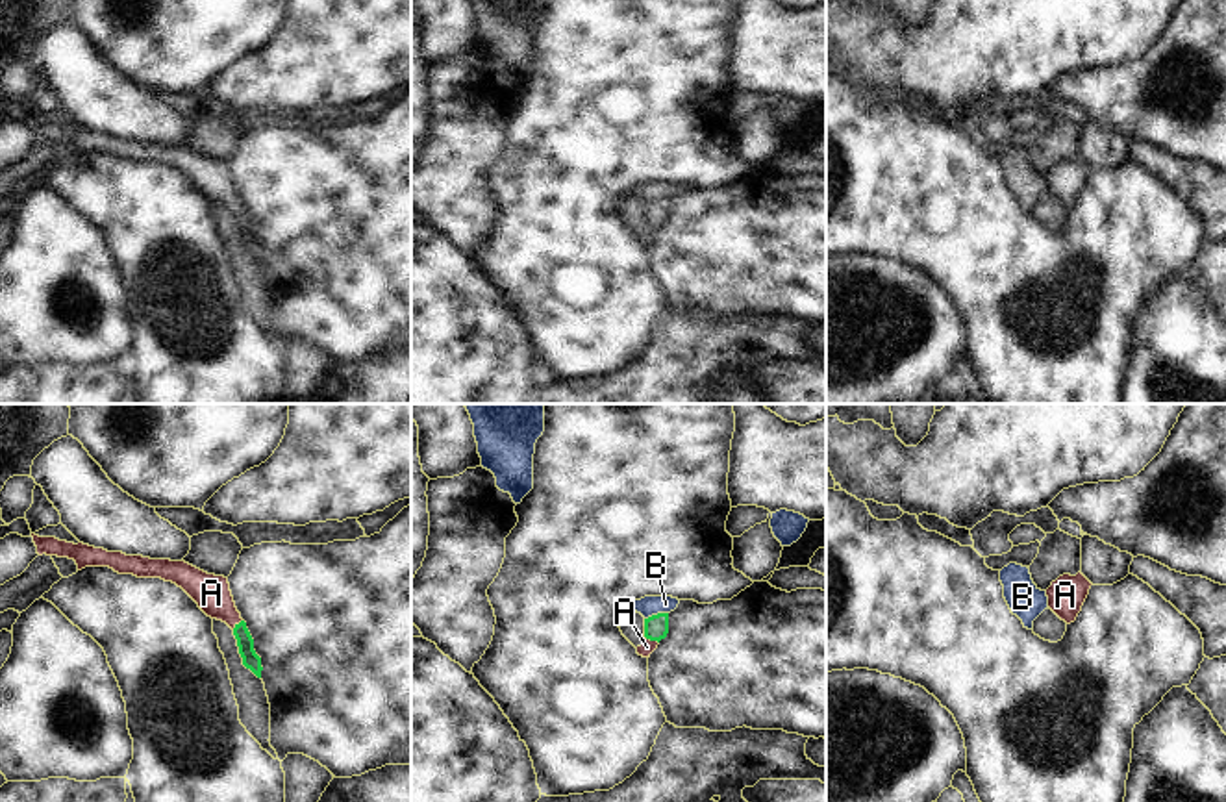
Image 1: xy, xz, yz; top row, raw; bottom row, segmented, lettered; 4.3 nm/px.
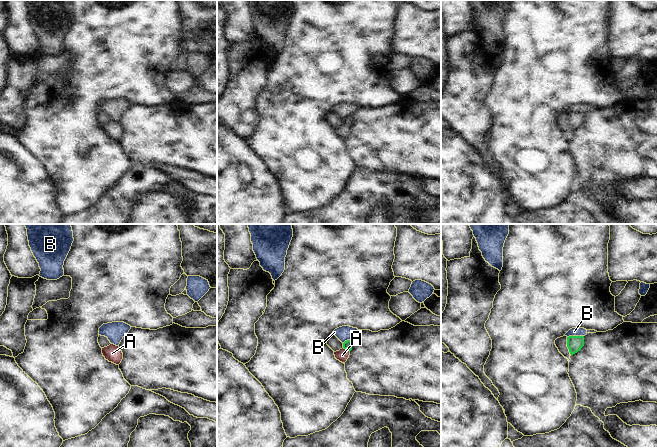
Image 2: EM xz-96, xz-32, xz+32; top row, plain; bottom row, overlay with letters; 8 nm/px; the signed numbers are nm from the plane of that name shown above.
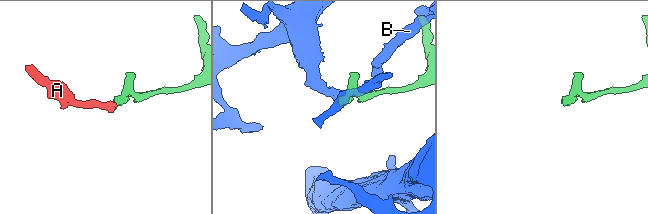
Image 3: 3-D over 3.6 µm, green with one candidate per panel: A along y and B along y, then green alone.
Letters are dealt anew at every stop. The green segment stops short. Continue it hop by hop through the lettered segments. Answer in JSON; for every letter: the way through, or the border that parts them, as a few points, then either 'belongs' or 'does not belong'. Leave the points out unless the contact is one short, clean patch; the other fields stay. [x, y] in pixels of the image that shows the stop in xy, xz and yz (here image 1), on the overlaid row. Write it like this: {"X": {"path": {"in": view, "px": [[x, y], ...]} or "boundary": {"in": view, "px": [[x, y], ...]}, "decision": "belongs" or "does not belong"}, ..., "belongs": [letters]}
{"A": {"path": {"in": "xz", "px": [[656, 626], [652, 639], [647, 647]]}, "decision": "belongs"}, "B": {"boundary": {"in": "xz", "px": [[667, 612], [658, 612], [645, 619]]}, "decision": "does not belong"}, "belongs": ["A"]}

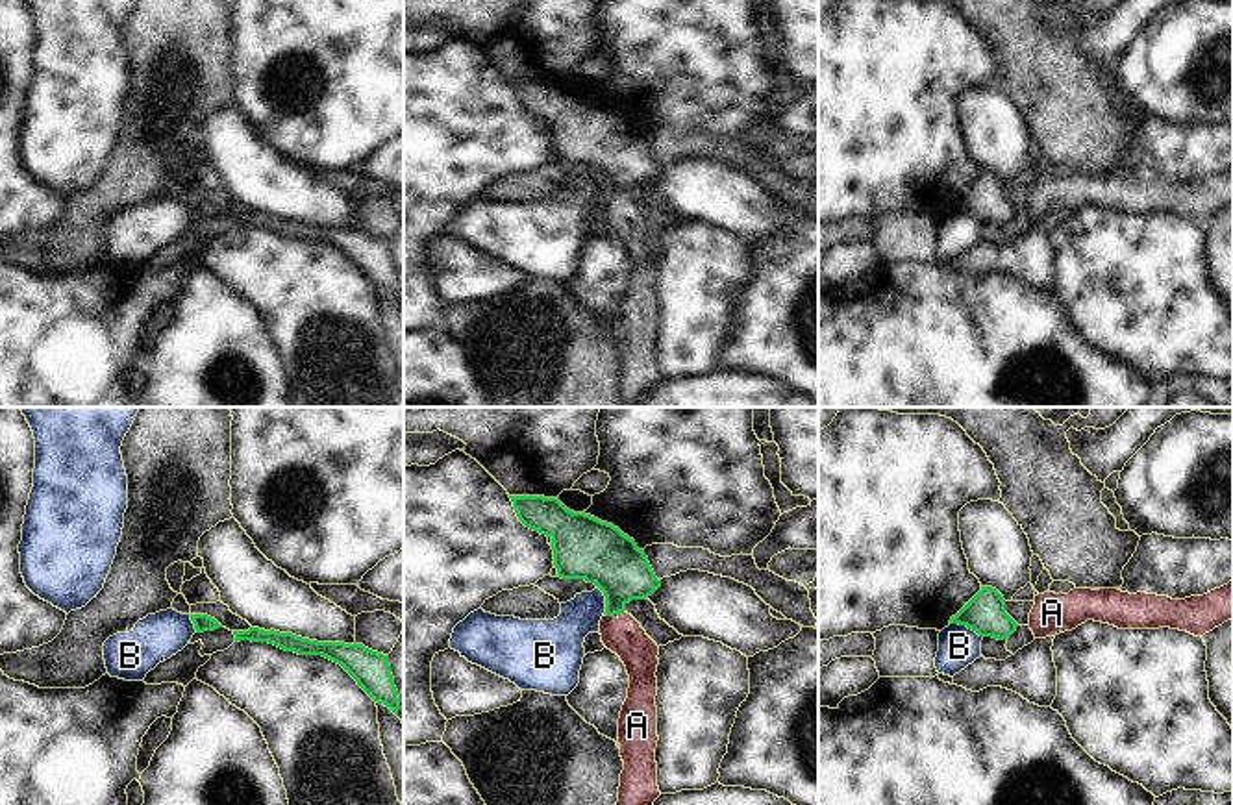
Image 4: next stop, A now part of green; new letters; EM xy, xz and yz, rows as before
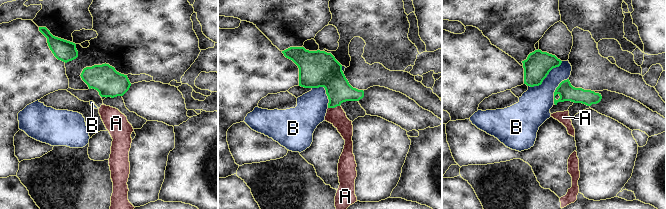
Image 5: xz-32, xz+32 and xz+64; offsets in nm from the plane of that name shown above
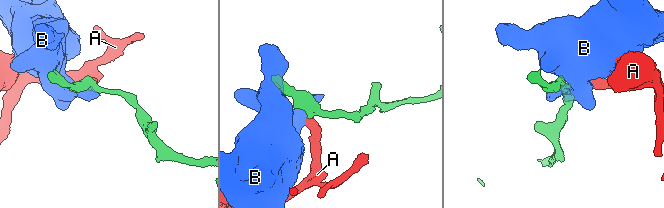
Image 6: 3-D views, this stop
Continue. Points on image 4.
{"A": {"path": {"in": "xz", "px": [[608, 557], [613, 567], [613, 615], [621, 633]]}, "decision": "belongs"}, "B": {"boundary": {"in": "yz", "px": [[950, 622], [963, 624], [982, 637]]}, "decision": "does not belong"}, "belongs": ["A"]}

